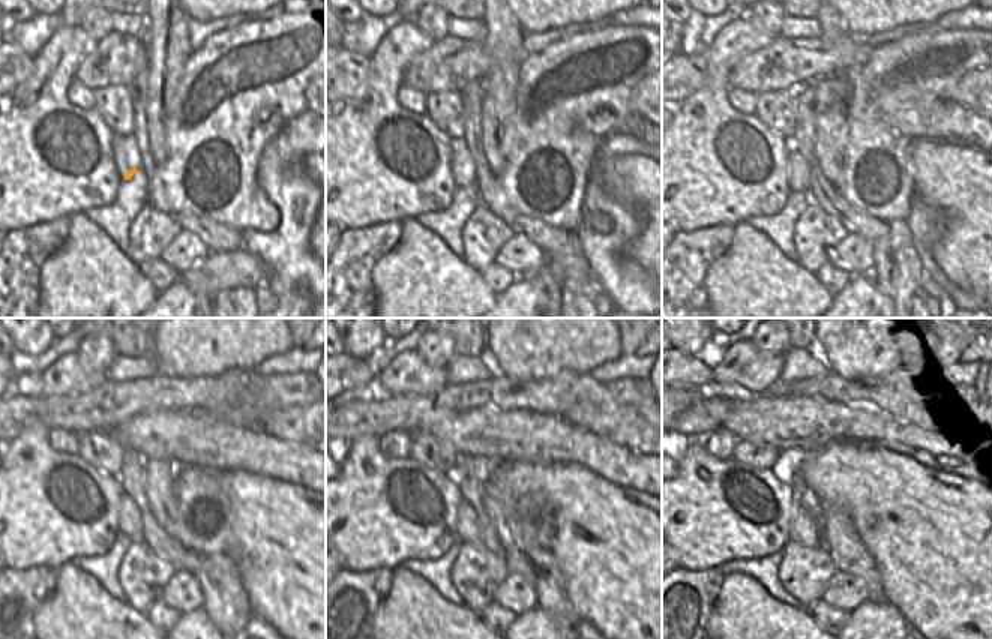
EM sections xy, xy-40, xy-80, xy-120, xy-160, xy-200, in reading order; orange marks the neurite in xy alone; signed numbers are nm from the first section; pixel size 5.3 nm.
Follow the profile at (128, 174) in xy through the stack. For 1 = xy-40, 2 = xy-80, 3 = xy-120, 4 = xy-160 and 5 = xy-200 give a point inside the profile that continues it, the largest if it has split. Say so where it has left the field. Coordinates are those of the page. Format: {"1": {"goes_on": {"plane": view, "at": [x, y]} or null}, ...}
{"1": {"goes_on": {"plane": "xy-40", "at": [467, 176]}}, "2": {"goes_on": {"plane": "xy-80", "at": [803, 176]}}, "3": {"goes_on": {"plane": "xy-120", "at": [131, 527]}}, "4": {"goes_on": {"plane": "xy-160", "at": [467, 528]}}, "5": {"goes_on": {"plane": "xy-200", "at": [805, 530]}}}

